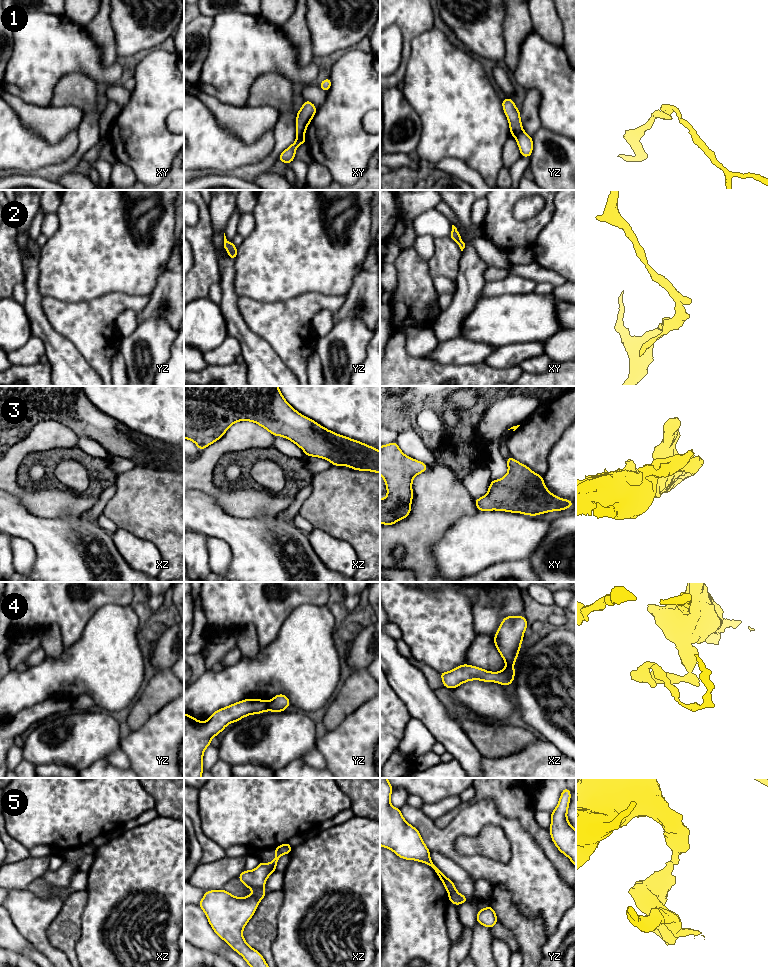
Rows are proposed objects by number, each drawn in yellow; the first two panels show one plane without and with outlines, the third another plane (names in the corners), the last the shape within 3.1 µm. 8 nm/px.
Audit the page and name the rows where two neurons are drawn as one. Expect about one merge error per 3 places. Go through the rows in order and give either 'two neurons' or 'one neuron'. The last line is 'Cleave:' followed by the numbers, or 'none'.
1: two neurons
2: one neuron
3: one neuron
4: two neurons
5: two neurons
Cleave: 1, 4, 5

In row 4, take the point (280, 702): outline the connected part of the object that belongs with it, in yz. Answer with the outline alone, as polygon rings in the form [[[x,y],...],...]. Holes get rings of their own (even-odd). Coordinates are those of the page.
[[[278,694],[274,696],[271,700],[267,701],[267,711],[286,711],[288,706],[290,706],[290,700],[285,694]]]

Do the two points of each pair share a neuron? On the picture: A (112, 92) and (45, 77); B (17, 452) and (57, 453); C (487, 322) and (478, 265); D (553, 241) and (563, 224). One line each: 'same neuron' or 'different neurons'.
A: different neurons
B: different neurons
C: different neurons
D: same neuron

